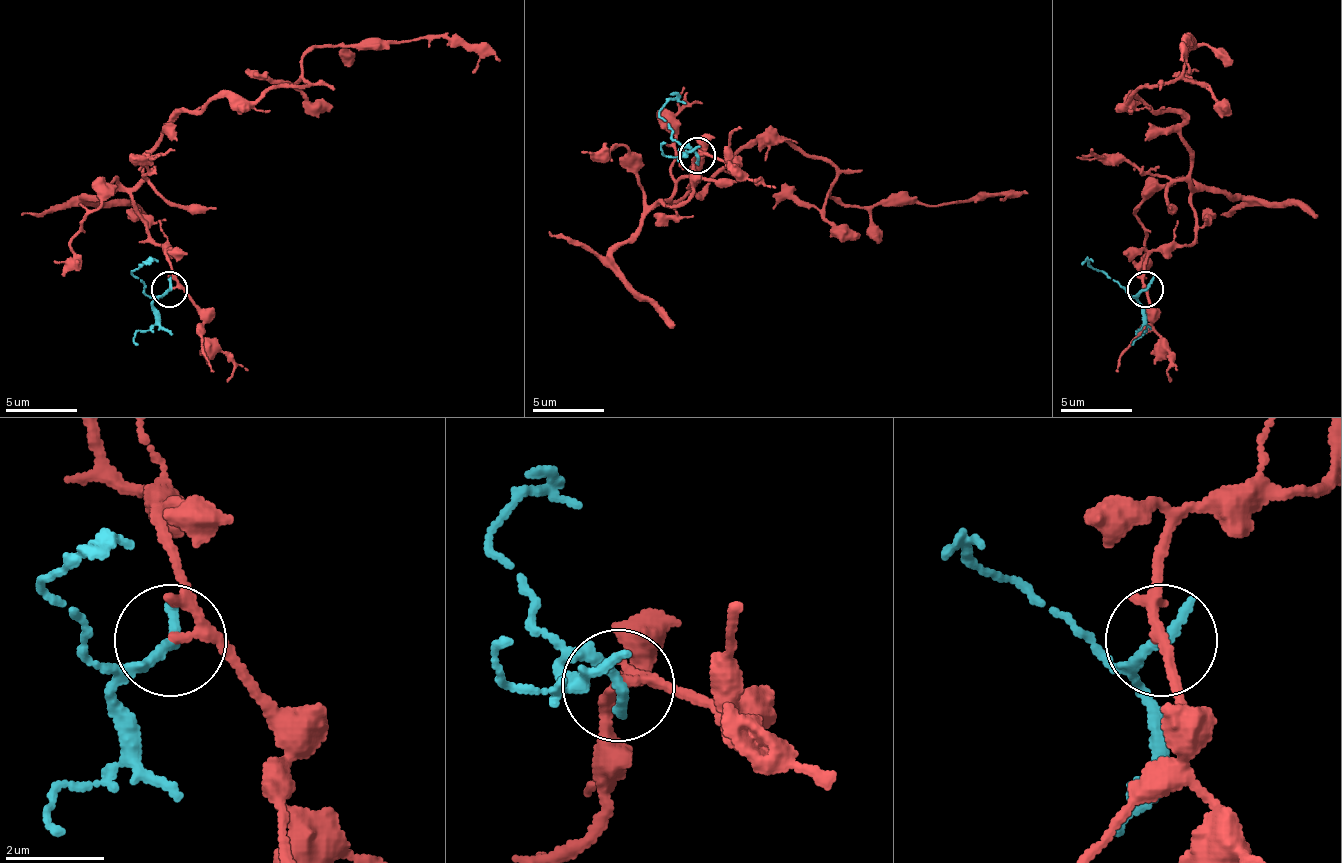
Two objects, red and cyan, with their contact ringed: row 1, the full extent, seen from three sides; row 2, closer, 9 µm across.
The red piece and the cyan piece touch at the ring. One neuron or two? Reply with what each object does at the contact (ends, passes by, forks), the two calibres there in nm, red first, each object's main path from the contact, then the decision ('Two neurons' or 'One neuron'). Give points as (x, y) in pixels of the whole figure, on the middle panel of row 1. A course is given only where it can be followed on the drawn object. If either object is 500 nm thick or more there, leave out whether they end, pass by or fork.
At the ring red passes by. At the ring cyan ends. Thickness 160 nm (red) against 280 nm. Course of red: (696, 154), (692, 194), (660, 201), (707, 187), (753, 140), (822, 154), (843, 205), (1027, 194). Course of cyan: (696, 154), (678, 144), (660, 115), (670, 100), (685, 104). Two neurons

